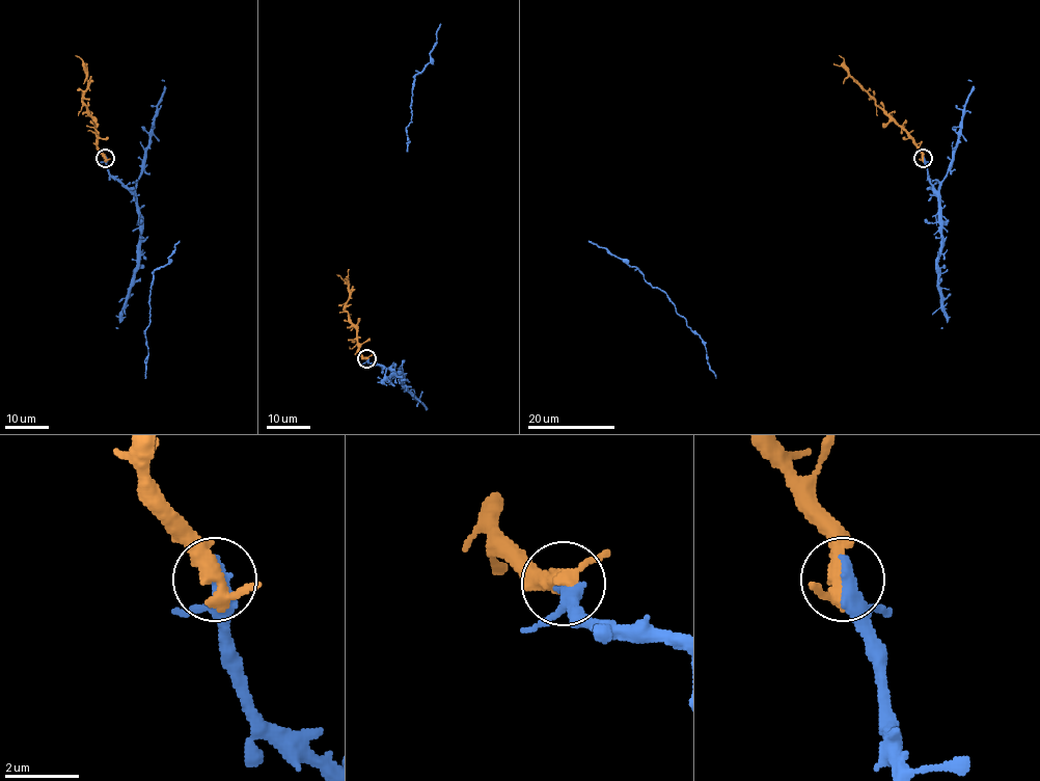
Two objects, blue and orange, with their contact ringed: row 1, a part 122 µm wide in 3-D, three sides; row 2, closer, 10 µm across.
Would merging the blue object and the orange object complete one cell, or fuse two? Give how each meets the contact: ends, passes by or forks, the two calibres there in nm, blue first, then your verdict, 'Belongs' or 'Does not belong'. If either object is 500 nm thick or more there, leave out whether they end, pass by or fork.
At the ring blue passes by. At the ring orange passes by. Thickness 360 nm (blue) against 400 nm. Belongs

